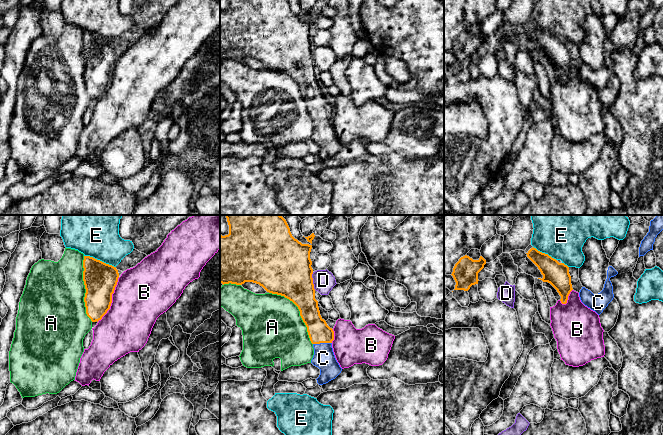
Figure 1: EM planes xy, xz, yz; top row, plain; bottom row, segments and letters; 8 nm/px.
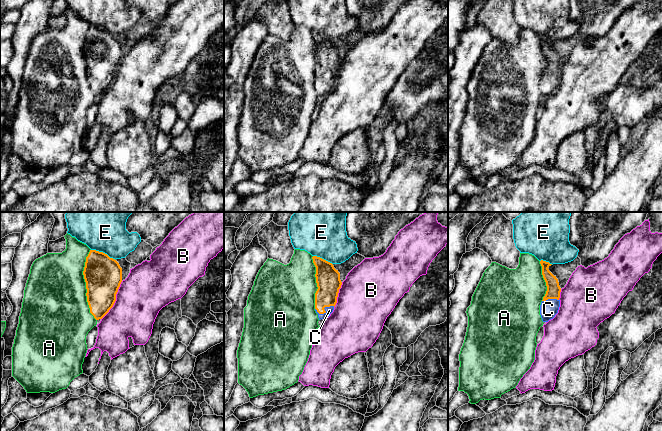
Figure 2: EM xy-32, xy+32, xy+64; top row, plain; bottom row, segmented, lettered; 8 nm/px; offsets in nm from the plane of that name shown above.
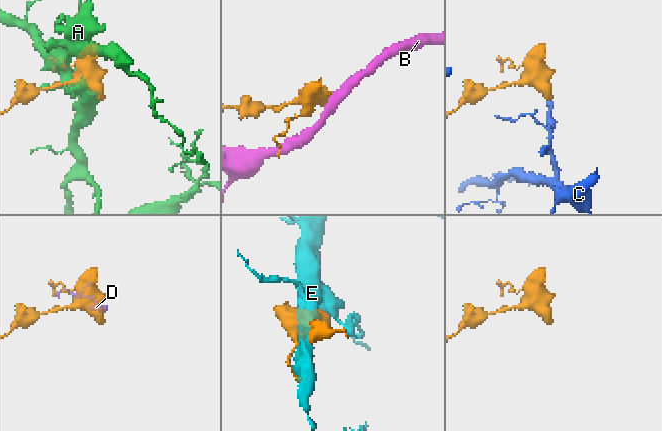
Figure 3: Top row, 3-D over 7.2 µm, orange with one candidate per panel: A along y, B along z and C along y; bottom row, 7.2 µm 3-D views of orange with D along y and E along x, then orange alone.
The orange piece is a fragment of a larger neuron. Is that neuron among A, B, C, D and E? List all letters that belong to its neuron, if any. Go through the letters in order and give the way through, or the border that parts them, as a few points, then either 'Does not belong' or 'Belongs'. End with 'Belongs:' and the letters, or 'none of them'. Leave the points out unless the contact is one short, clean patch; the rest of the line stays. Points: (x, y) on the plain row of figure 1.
A: Does not belong
B: Boundary: xy (119, 53), (112, 70), (110, 84), (97, 97). Does not belong
C: Path across: xz (319, 108), (322, 118), (323, 134). Belongs
D: Does not belong
E: Does not belong
Belongs: C

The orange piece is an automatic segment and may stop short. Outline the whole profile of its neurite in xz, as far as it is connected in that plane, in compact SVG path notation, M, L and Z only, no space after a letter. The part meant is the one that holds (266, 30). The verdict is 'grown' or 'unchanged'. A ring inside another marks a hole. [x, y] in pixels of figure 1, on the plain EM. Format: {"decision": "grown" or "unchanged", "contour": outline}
{"decision": "grown", "contour": "M228 0L229 10L220 11L220 59L242 61L253 58L267 68L284 72L299 85L300 92L314 124L311 139L320 145L316 155L319 161L335 155L342 147L337 138L332 117L334 107L321 93L315 75L313 45L310 35L312 21L302 20L295 15L288 0Z"}

